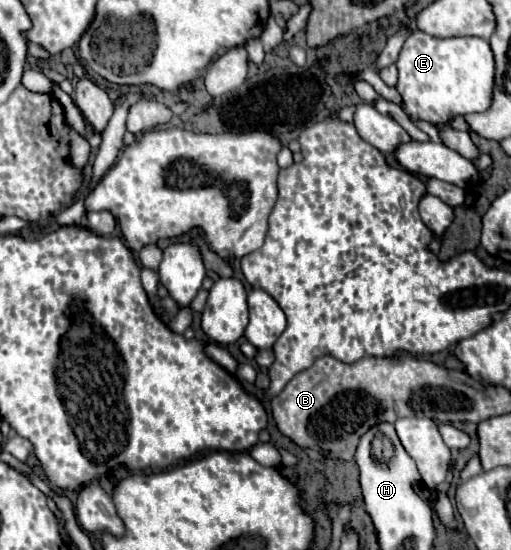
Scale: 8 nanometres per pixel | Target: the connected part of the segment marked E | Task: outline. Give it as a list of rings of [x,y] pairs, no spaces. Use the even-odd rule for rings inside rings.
[[[415,30],[403,44],[403,50],[397,60],[399,68],[399,82],[397,90],[403,98],[401,108],[403,112],[413,120],[425,120],[433,126],[447,126],[455,116],[467,116],[467,114],[479,114],[487,112],[493,102],[493,86],[495,86],[495,60],[493,52],[487,40],[477,36],[465,36],[465,38],[437,38],[429,36],[421,30]]]

